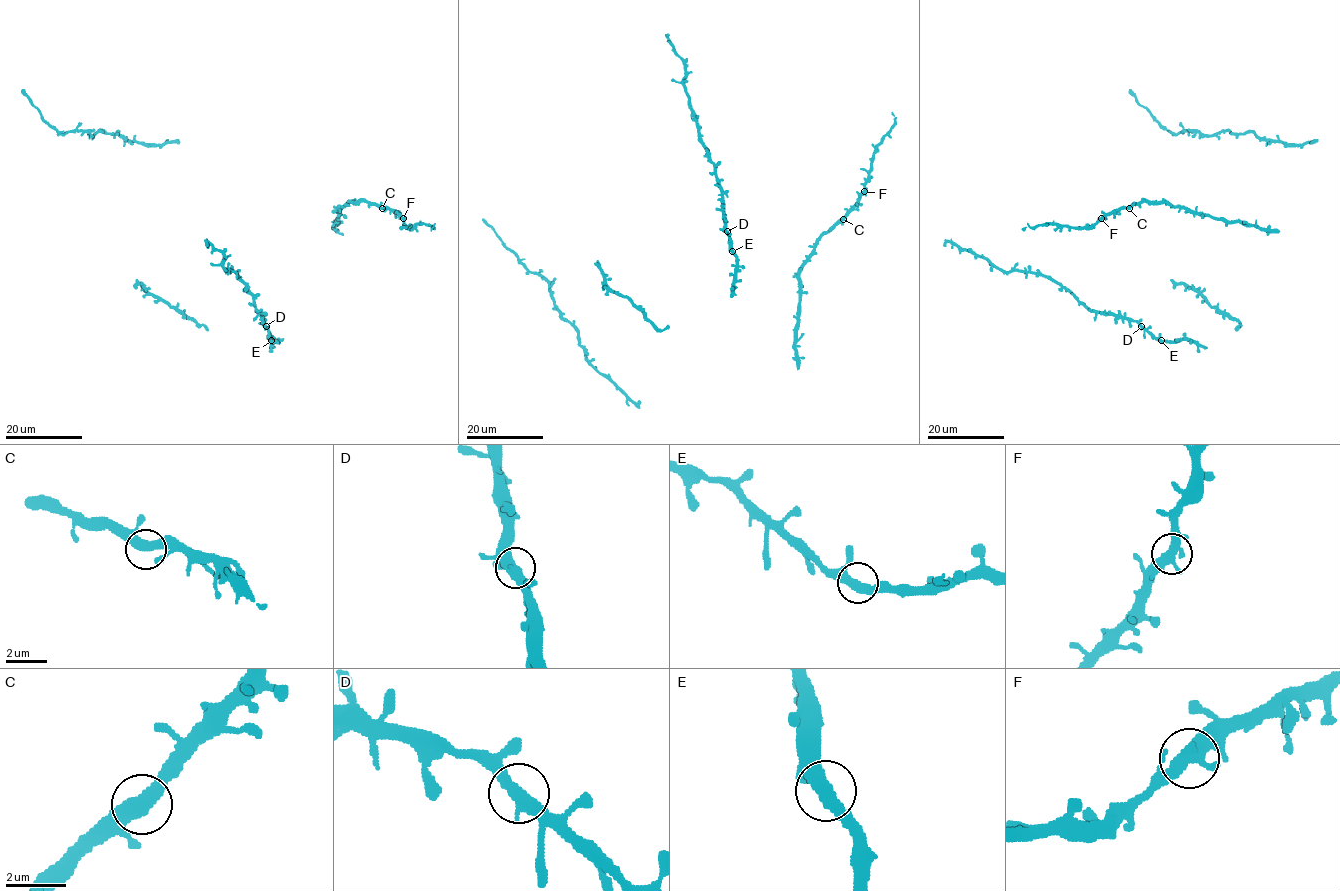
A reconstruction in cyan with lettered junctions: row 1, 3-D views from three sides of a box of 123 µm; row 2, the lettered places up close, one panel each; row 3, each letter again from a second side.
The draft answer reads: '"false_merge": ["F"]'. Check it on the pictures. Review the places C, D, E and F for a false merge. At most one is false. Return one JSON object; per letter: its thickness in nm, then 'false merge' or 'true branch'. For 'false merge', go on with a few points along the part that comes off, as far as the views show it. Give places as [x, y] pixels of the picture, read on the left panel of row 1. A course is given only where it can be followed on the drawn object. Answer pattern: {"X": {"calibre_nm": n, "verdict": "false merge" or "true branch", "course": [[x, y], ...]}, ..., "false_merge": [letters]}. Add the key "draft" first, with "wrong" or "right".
{"draft": "wrong", "C": {"calibre_nm": 460, "verdict": "true branch"}, "D": {"calibre_nm": 480, "verdict": "true branch"}, "E": {"calibre_nm": 460, "verdict": "true branch"}, "F": {"calibre_nm": 480, "verdict": "true branch"}, "false_merge": []}

